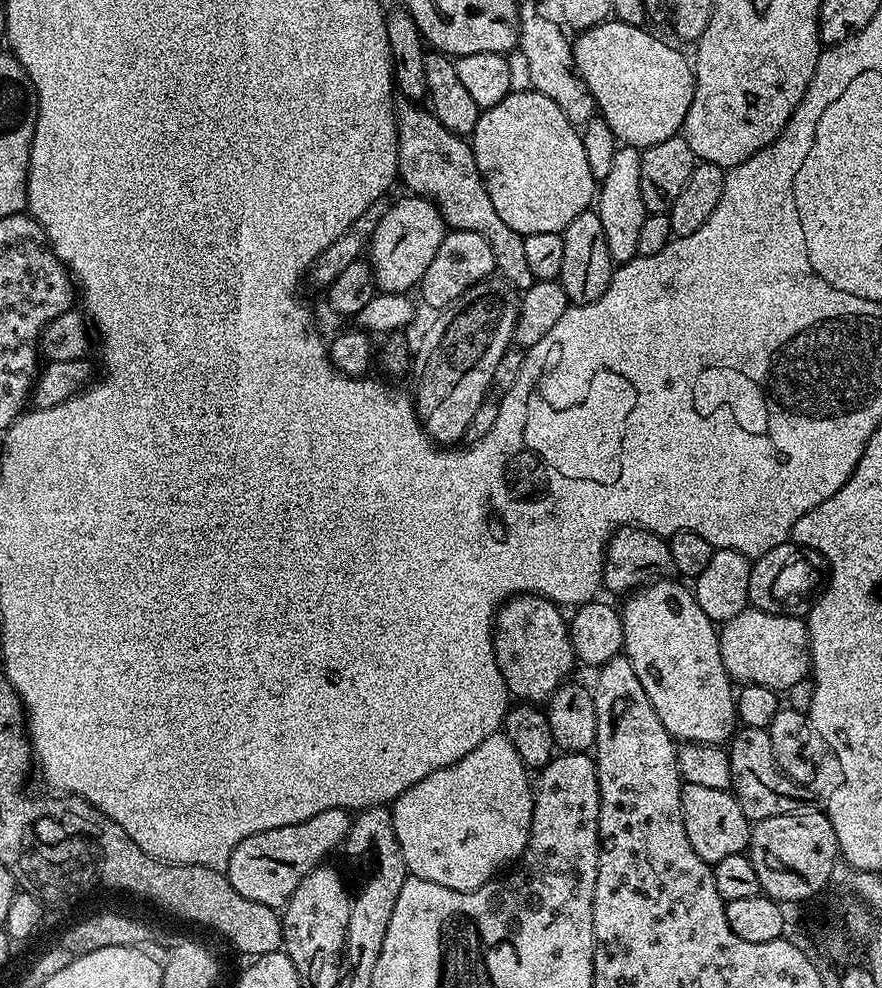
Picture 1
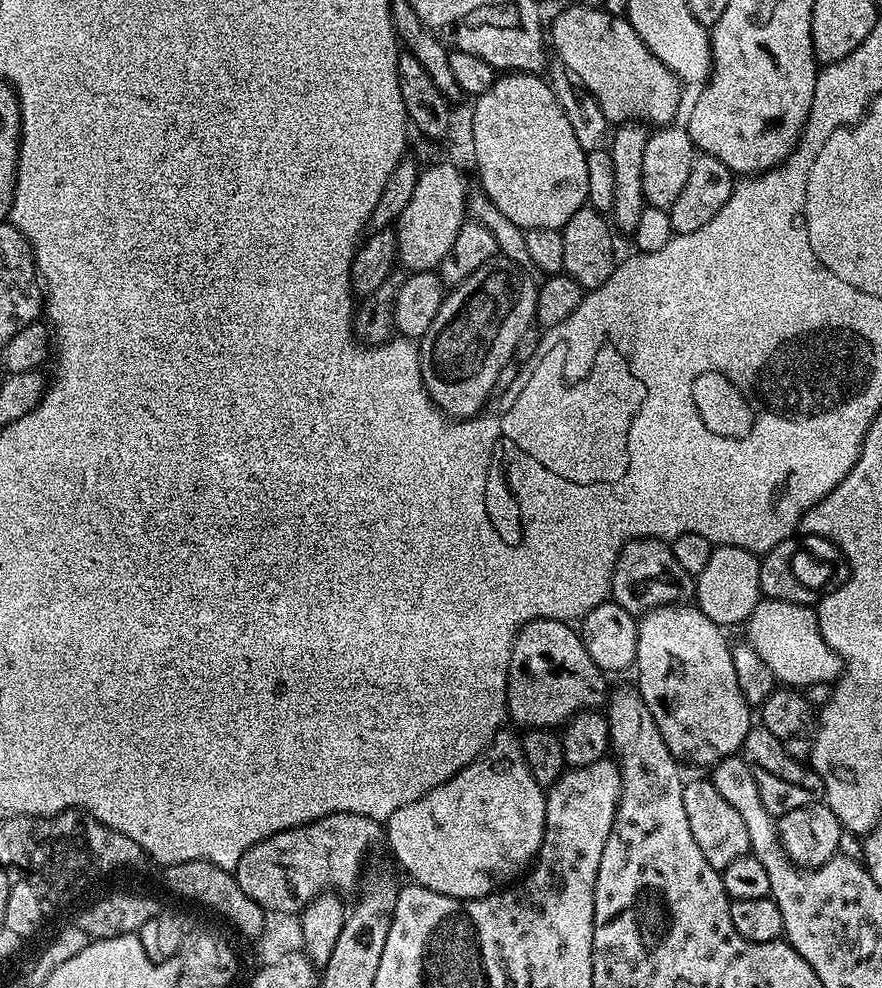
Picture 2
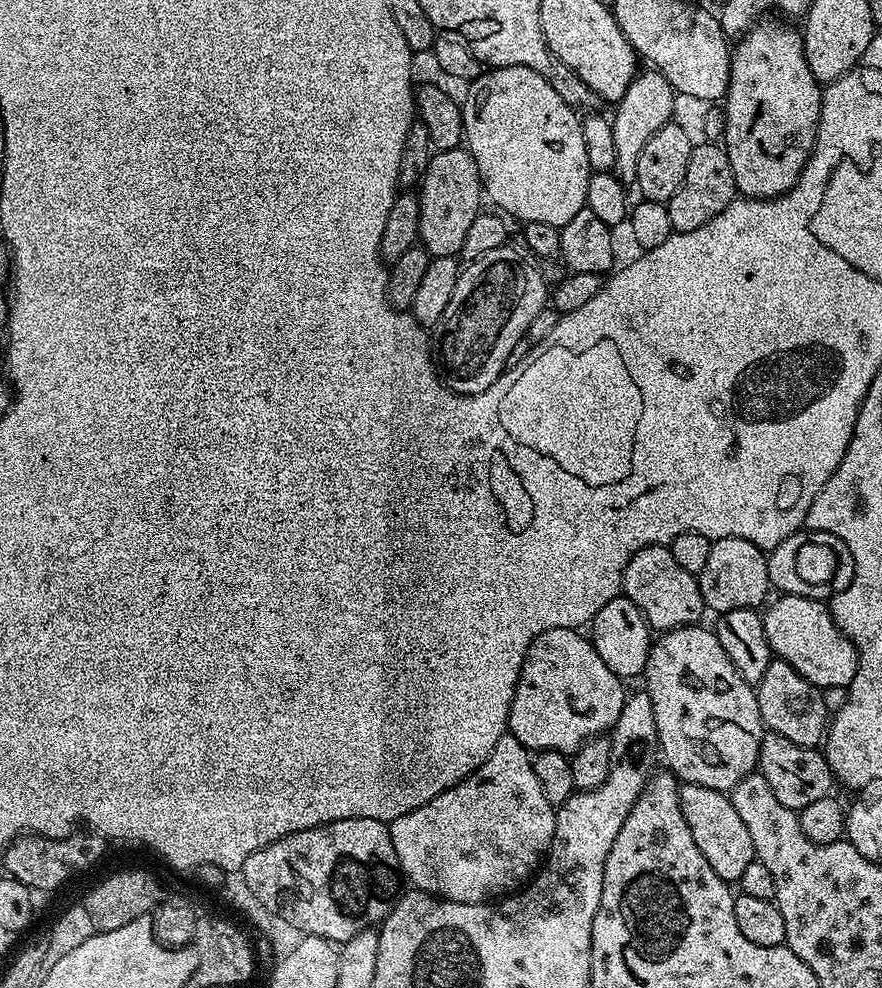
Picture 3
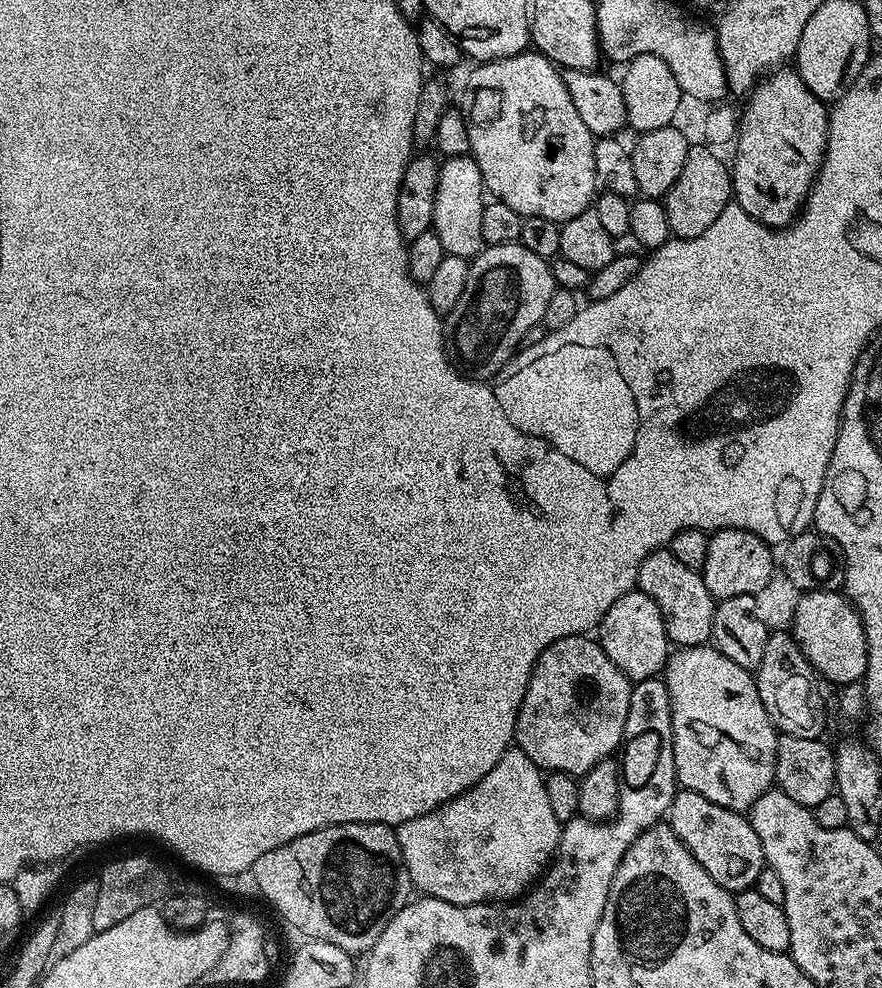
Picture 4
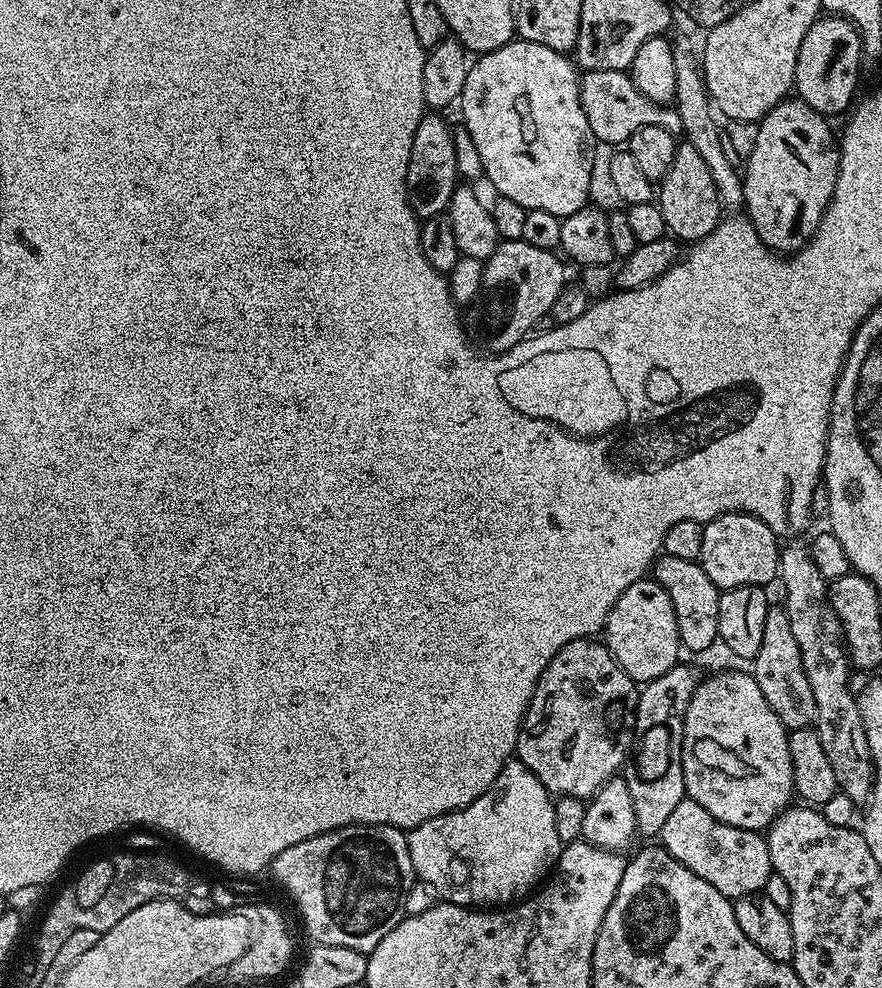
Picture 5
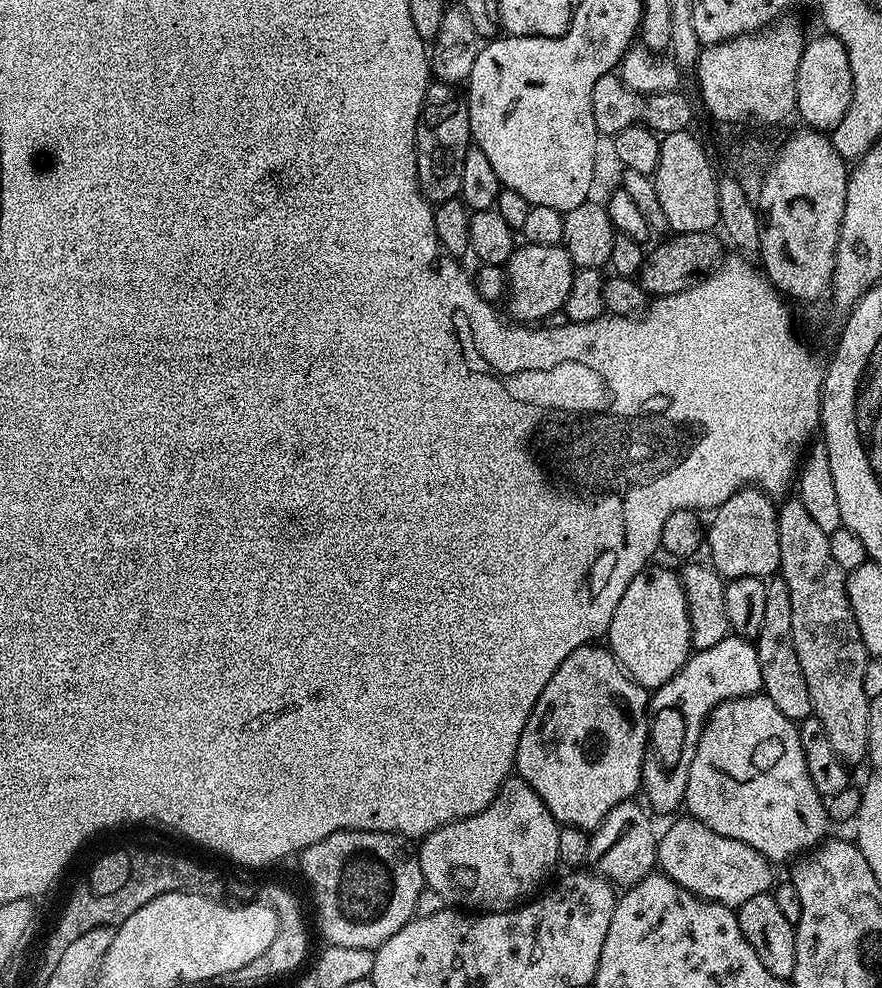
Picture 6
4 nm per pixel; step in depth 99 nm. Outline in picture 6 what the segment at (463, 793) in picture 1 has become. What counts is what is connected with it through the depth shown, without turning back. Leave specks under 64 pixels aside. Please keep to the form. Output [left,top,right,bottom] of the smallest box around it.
[418,774,561,913]

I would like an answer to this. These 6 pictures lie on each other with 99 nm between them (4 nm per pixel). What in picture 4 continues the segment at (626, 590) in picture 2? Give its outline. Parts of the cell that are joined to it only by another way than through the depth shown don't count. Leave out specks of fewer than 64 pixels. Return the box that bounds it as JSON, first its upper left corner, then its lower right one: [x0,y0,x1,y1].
[636,550,717,648]

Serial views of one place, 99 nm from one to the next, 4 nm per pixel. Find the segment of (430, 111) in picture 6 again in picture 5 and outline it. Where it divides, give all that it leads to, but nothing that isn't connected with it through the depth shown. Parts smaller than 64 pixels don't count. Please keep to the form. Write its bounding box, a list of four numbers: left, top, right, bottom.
[406,114,458,221]

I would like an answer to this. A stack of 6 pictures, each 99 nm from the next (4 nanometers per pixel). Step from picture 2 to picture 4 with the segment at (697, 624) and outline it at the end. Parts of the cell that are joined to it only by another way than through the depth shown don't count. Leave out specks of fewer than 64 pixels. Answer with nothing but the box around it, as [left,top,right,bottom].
[662,644,778,813]

